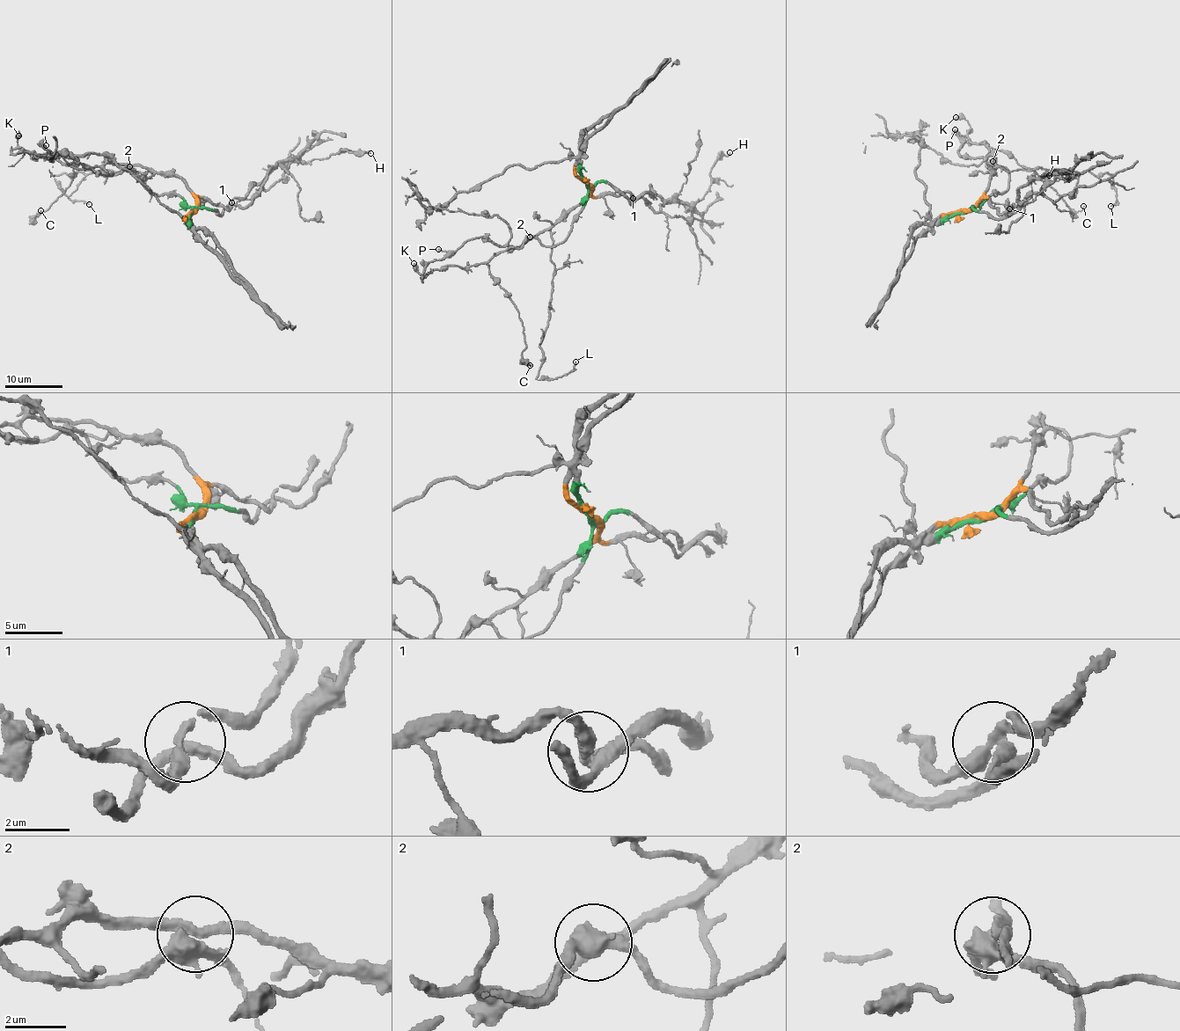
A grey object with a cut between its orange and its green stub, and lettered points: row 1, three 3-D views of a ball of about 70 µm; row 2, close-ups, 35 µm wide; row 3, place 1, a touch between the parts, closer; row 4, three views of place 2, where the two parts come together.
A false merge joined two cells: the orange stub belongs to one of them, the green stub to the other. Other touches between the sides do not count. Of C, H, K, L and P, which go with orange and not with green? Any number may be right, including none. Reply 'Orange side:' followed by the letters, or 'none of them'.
Orange side: H, L, P

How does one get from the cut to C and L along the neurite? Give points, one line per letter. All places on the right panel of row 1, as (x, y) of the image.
C: (965, 210), (1006, 193), (1009, 174), (986, 167), (990, 151), (1002, 149), (1072, 209), (1084, 205)
L: (965, 210), (978, 201), (996, 168), (1004, 167), (1007, 171), (1107, 173), (1112, 175), (1118, 201), (1110, 205)

